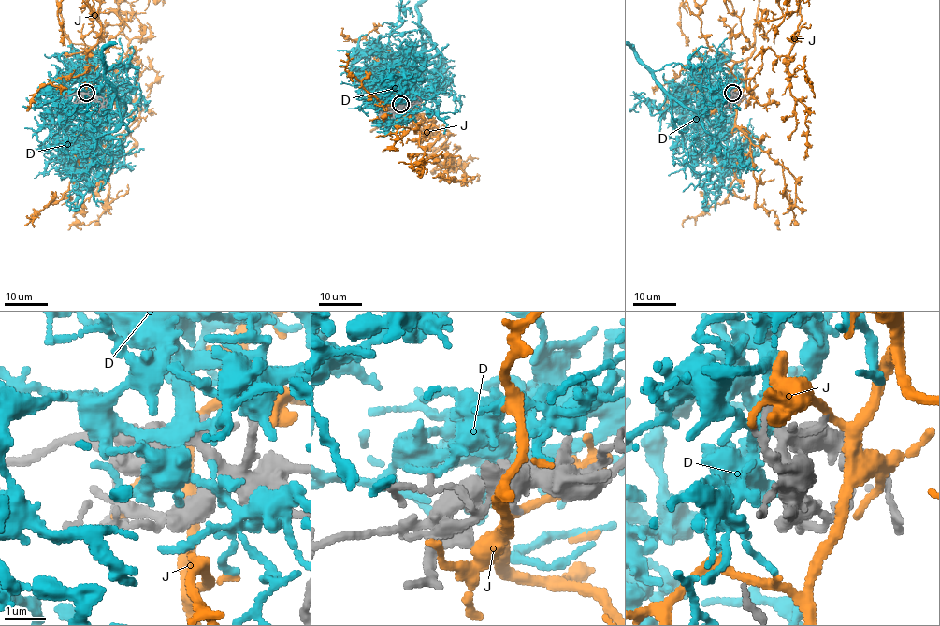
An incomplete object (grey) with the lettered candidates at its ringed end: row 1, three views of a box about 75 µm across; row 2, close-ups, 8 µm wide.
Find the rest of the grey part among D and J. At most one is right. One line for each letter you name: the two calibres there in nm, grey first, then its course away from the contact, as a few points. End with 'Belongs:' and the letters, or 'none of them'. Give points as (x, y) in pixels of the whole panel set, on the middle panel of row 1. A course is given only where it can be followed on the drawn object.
D: 240/340 nm
Belongs: D

